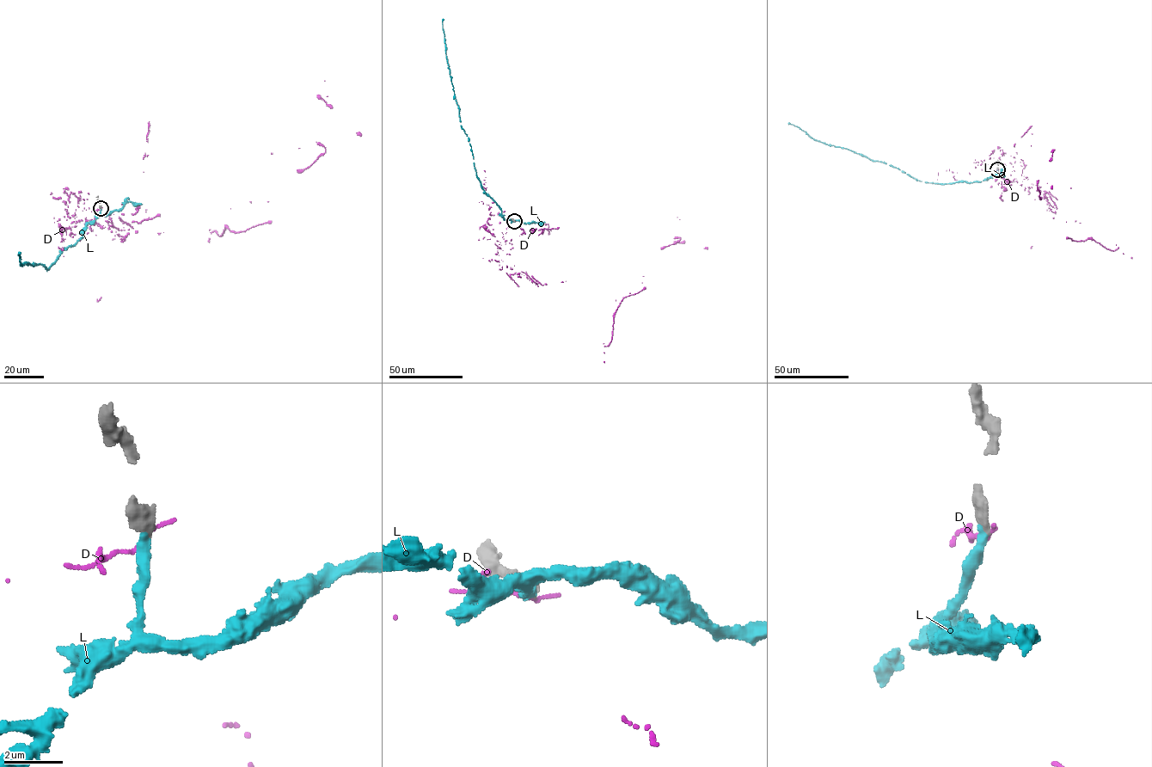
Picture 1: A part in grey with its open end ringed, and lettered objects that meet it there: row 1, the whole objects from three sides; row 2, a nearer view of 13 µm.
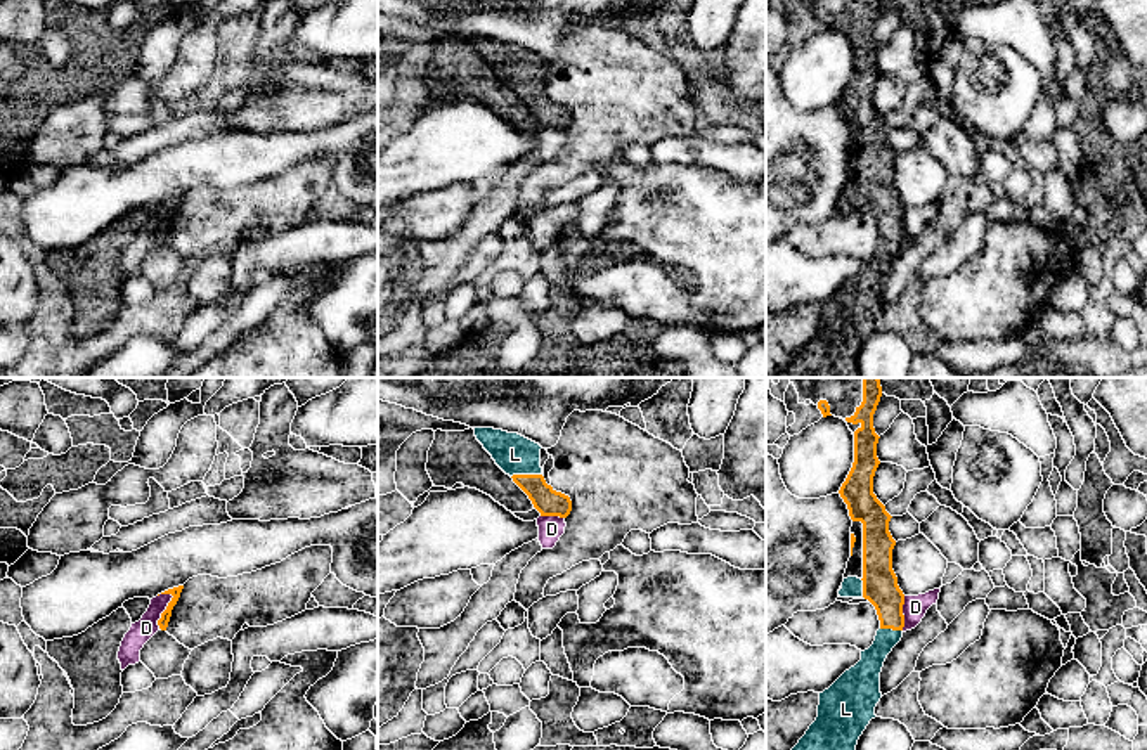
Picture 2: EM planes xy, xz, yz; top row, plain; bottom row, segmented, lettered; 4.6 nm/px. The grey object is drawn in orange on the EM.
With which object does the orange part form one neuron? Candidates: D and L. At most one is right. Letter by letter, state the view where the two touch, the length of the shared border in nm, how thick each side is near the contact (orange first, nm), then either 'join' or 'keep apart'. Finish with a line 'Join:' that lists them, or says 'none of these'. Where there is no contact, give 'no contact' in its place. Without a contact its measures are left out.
D: contact in xy; length 180 nm; calibres 50 and 100 nm; keep apart
L: contact in xz; length 140 nm; calibres 130 and 190 nm; join
Join: L

